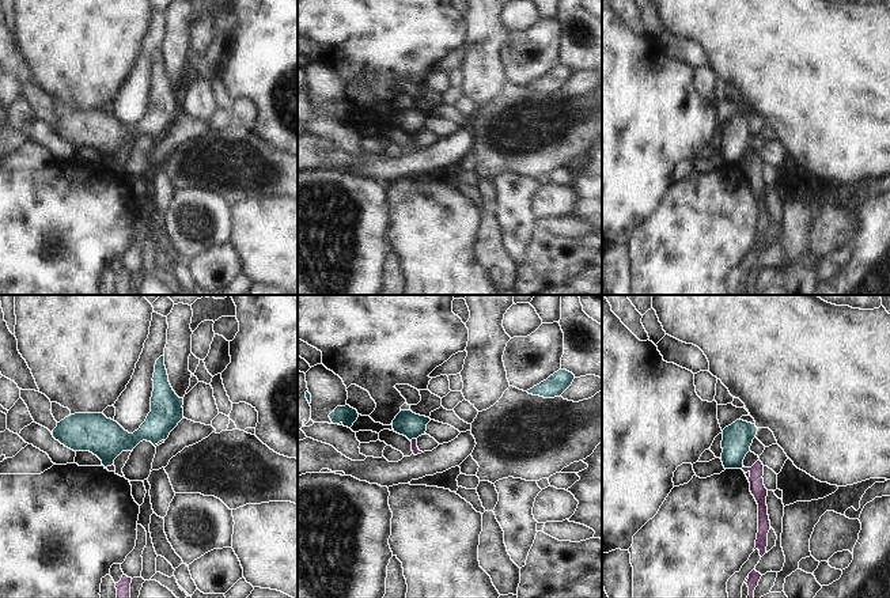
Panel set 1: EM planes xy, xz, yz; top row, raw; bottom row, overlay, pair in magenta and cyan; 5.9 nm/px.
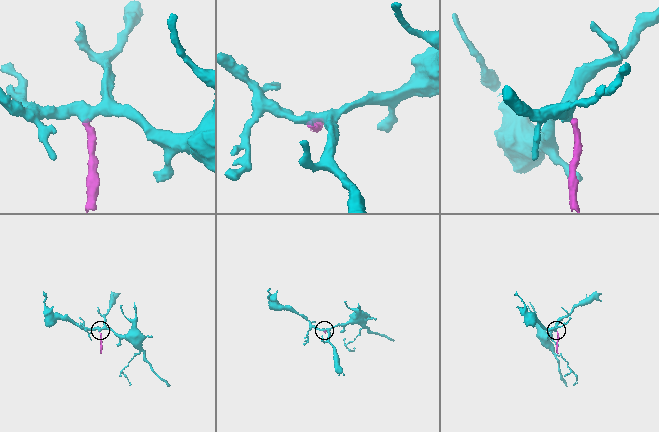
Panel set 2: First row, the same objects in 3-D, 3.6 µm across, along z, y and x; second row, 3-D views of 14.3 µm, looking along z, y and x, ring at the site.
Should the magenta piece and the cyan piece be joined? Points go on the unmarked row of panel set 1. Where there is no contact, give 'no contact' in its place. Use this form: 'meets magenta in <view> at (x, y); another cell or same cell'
meets magenta in xy at (109, 162); another cell

